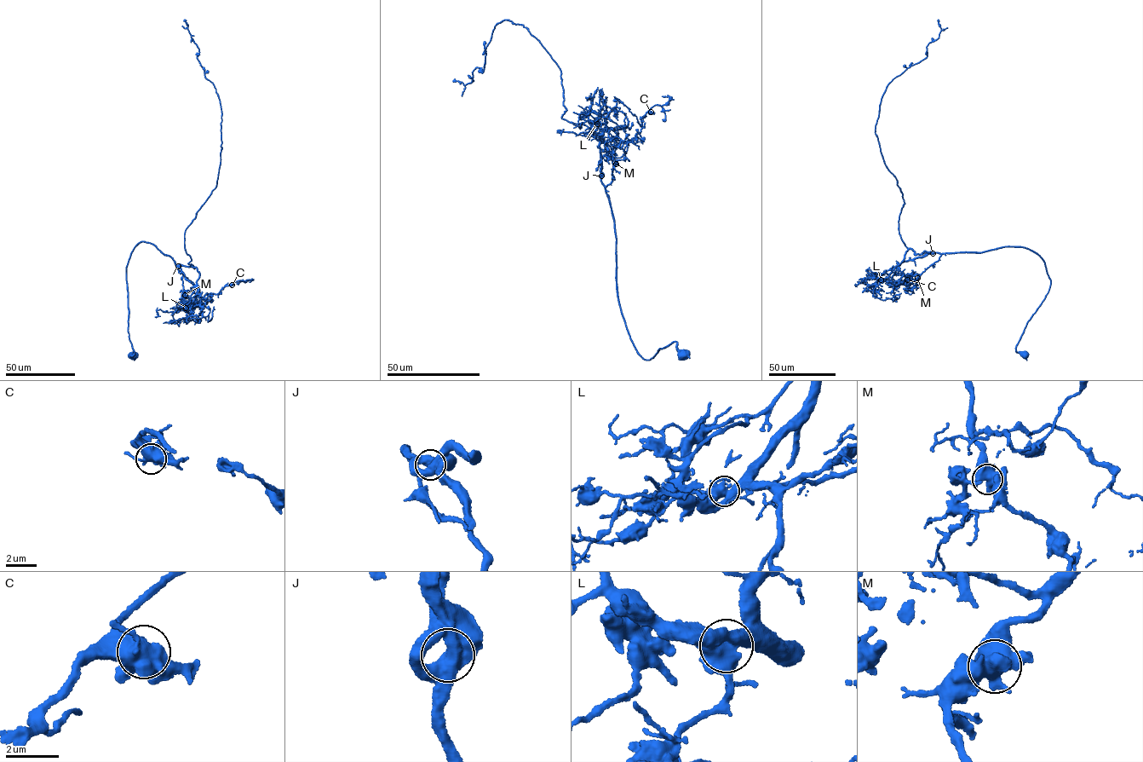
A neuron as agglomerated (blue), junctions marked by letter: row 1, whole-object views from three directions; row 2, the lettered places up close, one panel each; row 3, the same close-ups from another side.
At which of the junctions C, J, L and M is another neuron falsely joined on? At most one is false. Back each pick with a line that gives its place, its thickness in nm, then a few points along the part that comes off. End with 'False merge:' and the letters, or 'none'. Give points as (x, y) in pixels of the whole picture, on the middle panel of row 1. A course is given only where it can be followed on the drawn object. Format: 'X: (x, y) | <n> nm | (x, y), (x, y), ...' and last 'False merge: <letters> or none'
False merge: none

